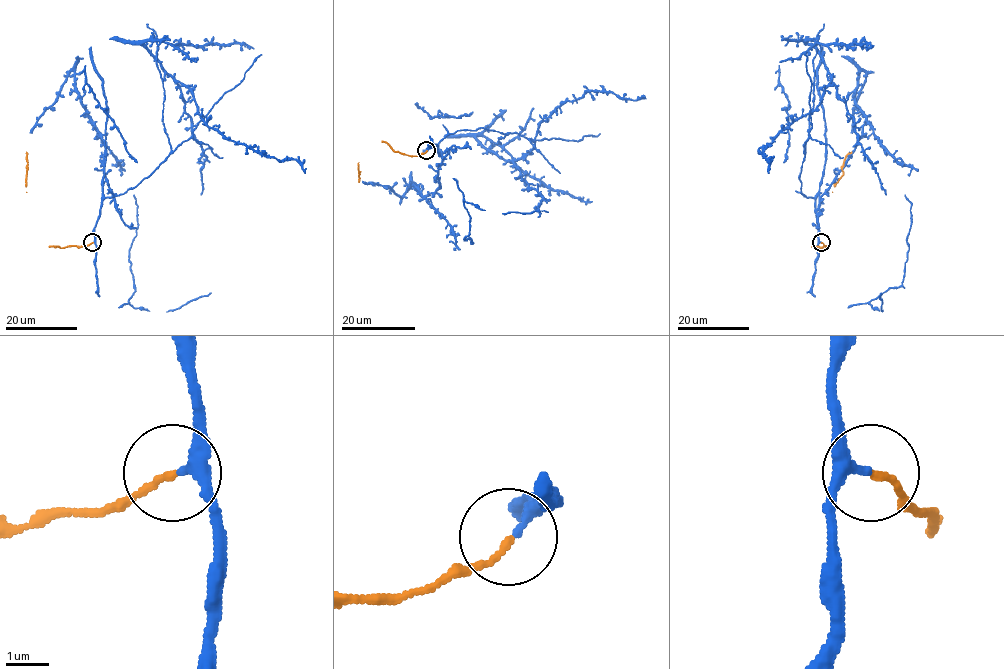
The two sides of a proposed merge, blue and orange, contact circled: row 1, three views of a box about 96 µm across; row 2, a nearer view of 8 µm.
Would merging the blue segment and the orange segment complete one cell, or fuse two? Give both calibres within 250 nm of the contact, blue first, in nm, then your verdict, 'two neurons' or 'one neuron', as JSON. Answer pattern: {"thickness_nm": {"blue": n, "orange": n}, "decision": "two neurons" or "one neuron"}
{"thickness_nm": {"blue": 200, "orange": 160}, "decision": "one neuron"}

